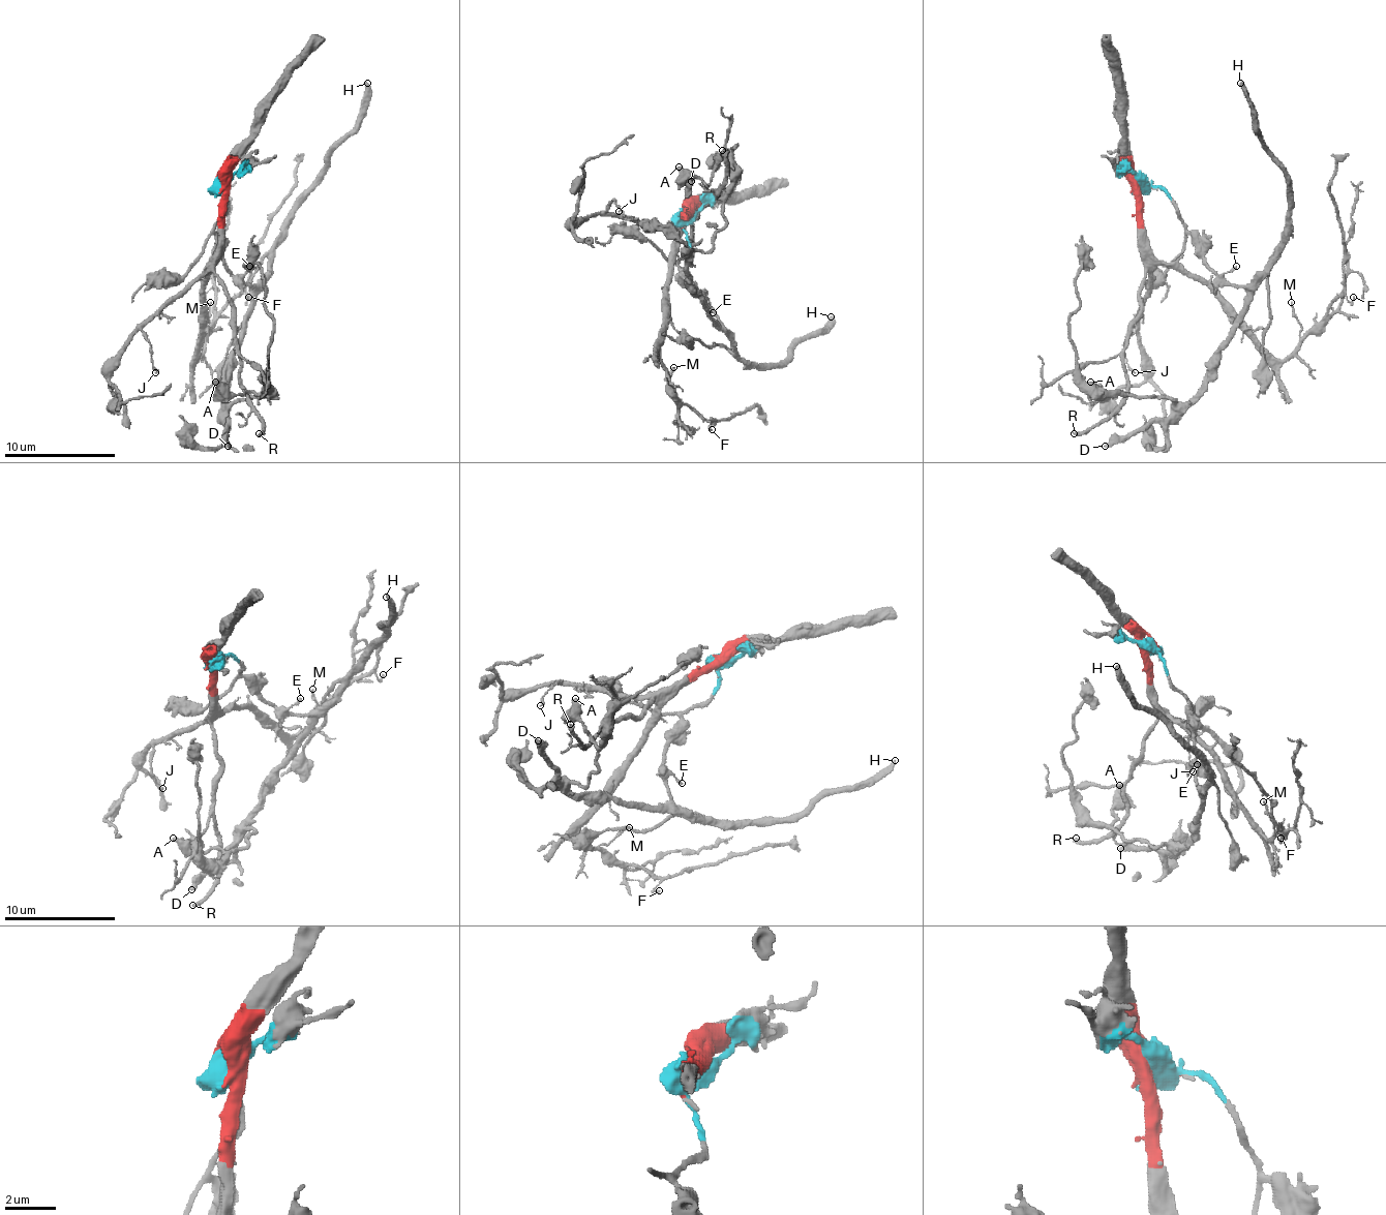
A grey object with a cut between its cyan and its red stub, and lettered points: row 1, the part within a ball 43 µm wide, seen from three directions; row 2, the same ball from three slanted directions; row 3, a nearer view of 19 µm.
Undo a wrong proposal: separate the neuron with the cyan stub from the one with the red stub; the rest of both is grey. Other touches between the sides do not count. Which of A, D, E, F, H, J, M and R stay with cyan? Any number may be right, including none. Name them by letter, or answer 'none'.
A, D, E, H

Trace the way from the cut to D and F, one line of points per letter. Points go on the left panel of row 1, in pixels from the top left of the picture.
D: (222, 185), (226, 213), (214, 226), (217, 256), (252, 287), (244, 337), (234, 351), (226, 398), (228, 445)
F: (222, 187), (222, 251), (208, 273), (198, 359), (203, 332), (239, 296), (244, 293), (247, 301), (247, 296)

